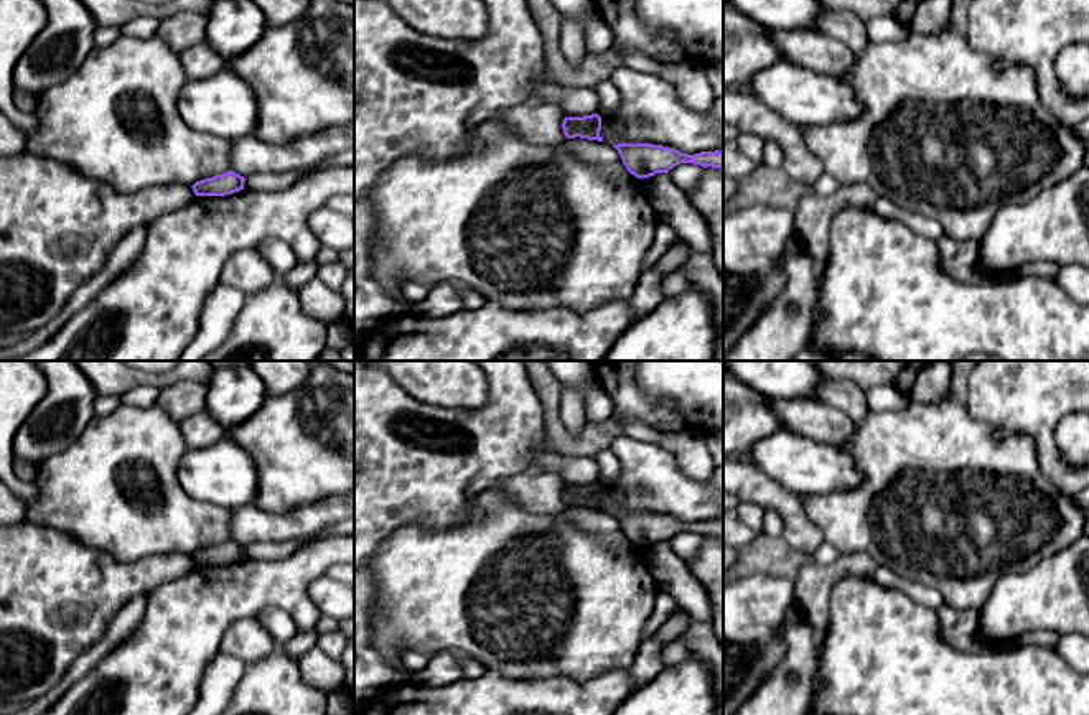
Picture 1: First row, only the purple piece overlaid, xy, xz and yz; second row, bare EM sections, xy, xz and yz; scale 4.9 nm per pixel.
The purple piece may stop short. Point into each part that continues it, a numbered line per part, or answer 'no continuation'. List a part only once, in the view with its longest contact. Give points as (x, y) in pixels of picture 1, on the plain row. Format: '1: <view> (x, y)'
no continuation

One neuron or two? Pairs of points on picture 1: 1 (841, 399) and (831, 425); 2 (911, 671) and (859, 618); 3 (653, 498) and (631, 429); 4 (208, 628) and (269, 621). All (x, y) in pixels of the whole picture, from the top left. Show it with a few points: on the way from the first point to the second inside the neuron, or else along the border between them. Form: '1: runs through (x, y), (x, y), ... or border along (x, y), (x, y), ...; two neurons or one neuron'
1: border along (816, 399), (842, 411), (855, 424); two neurons
2: runs through (898, 658), (872, 631); one neuron
3: border along (625, 434), (658, 442), (671, 452); two neurons
4: border along (256, 616), (267, 608), (279, 608), (294, 623); two neurons

